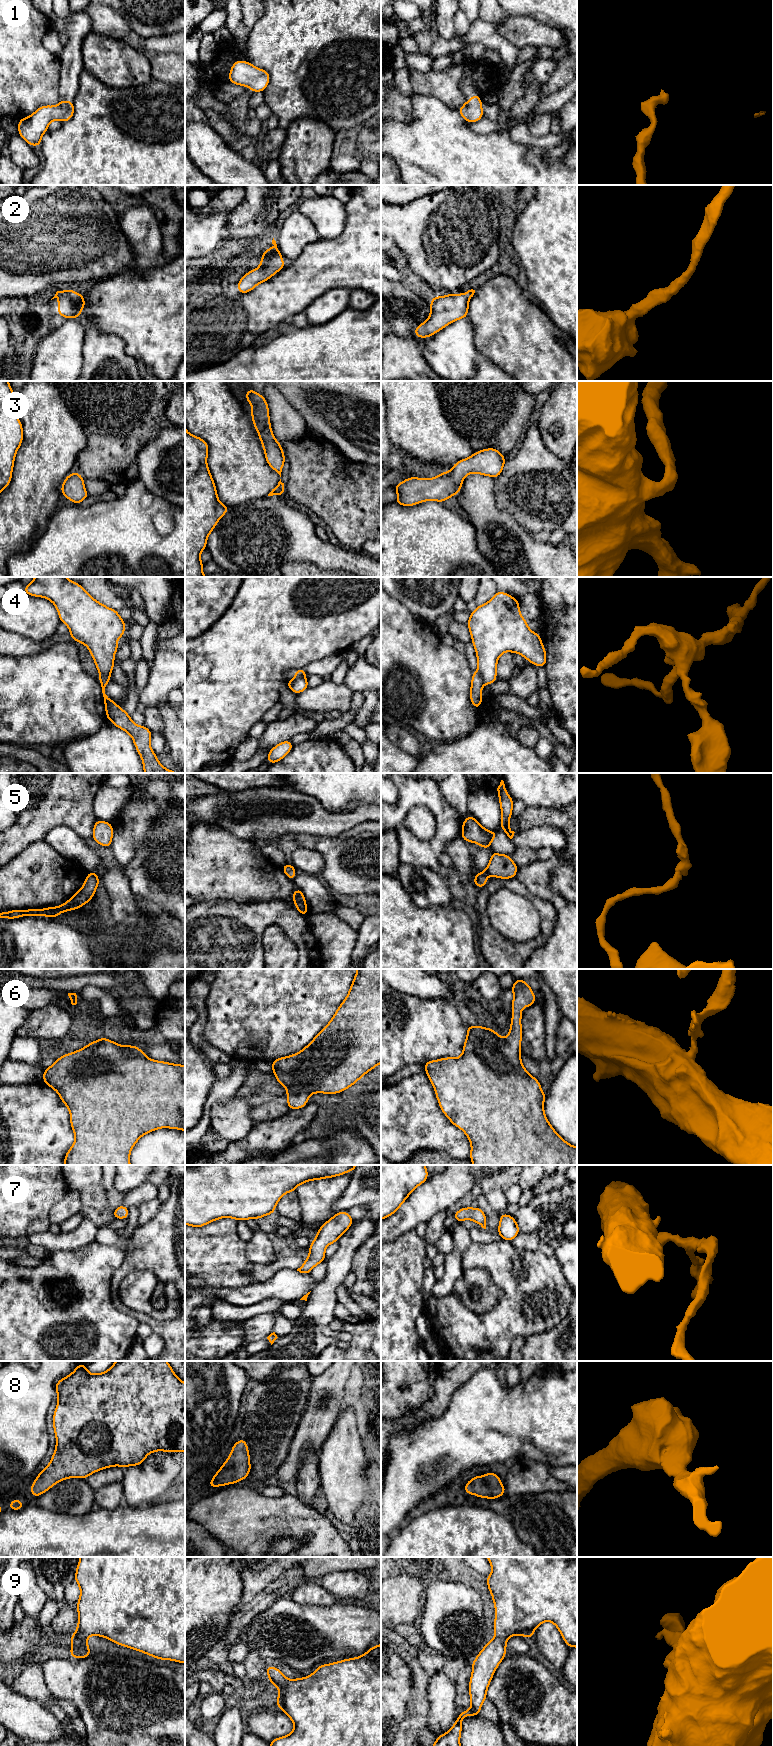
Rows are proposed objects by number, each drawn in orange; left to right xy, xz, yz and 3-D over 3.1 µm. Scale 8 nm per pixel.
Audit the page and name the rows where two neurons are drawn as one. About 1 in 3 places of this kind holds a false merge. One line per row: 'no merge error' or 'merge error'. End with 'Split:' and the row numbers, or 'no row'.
1: no merge error
2: no merge error
3: no merge error
4: merge error
5: no merge error
6: no merge error
7: no merge error
8: no merge error
9: no merge error
Split: 4

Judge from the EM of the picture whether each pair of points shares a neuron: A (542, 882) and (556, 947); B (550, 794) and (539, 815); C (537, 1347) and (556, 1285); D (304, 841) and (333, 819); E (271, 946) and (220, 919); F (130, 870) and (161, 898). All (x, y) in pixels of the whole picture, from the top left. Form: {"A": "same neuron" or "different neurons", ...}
{"A": "same neuron", "B": "different neurons", "C": "different neurons", "D": "different neurons", "E": "different neurons", "F": "same neuron"}

